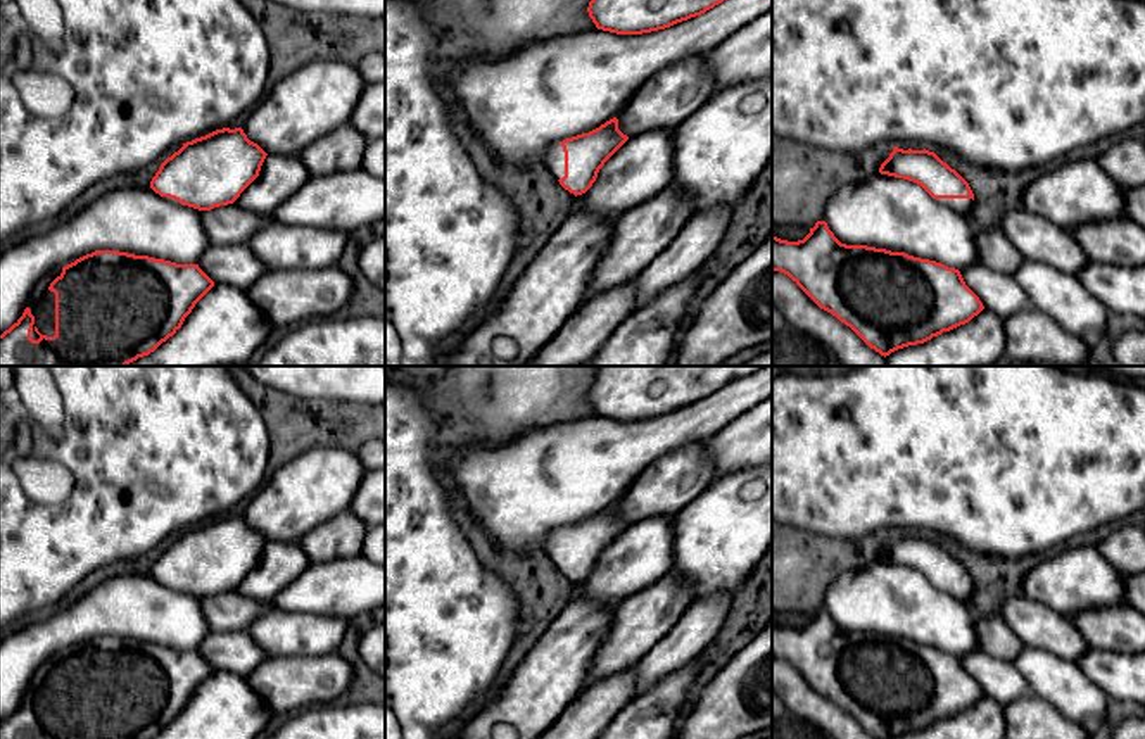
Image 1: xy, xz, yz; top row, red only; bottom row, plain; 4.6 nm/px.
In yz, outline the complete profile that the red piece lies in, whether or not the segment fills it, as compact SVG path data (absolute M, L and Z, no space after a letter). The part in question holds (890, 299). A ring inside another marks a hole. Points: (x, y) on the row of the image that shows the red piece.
M826 221L798 242L772 237L772 271L788 275L884 357L965 325L984 309L958 269L841 243Z

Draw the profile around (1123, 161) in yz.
M1121 136L1097 162L1123 188L1145 185L1143 140Z

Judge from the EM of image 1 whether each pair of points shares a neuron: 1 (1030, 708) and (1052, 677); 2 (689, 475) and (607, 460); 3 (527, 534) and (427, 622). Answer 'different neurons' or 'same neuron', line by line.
1: different neurons
2: different neurons
3: different neurons

